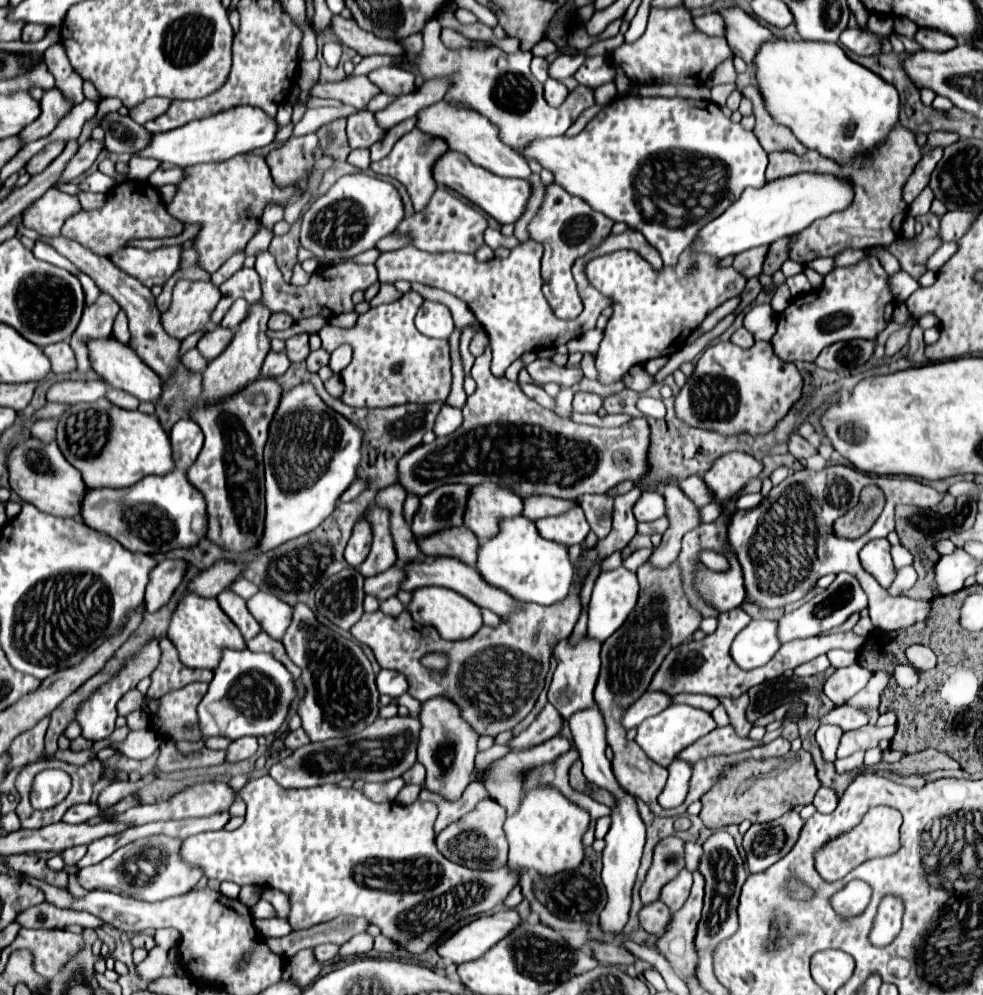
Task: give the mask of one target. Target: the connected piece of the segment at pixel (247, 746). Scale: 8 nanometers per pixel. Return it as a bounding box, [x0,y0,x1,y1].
[226,736,258,762]

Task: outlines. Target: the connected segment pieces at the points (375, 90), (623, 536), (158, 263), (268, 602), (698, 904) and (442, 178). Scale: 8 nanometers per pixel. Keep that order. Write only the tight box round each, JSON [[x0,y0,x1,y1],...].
[[312,76,382,110],[582,486,642,572],[112,245,181,286],[248,592,294,640],[656,872,704,978],[434,152,532,224]]

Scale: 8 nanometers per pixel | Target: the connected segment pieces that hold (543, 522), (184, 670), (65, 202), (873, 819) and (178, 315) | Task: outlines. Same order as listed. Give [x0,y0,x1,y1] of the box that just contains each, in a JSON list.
[[536,506,590,546],[148,638,212,698],[24,188,80,236],[814,806,902,882],[162,280,220,340]]

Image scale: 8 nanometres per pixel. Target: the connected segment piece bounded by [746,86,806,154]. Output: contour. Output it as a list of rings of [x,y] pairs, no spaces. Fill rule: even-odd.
[[[750,86],[750,94],[746,96],[754,104],[754,116],[756,116],[754,134],[766,152],[776,152],[776,150],[790,150],[796,154],[806,152],[806,148],[796,140],[796,136],[792,136],[792,132],[786,126],[774,122],[770,112],[764,110],[766,108],[764,98],[756,86]]]

